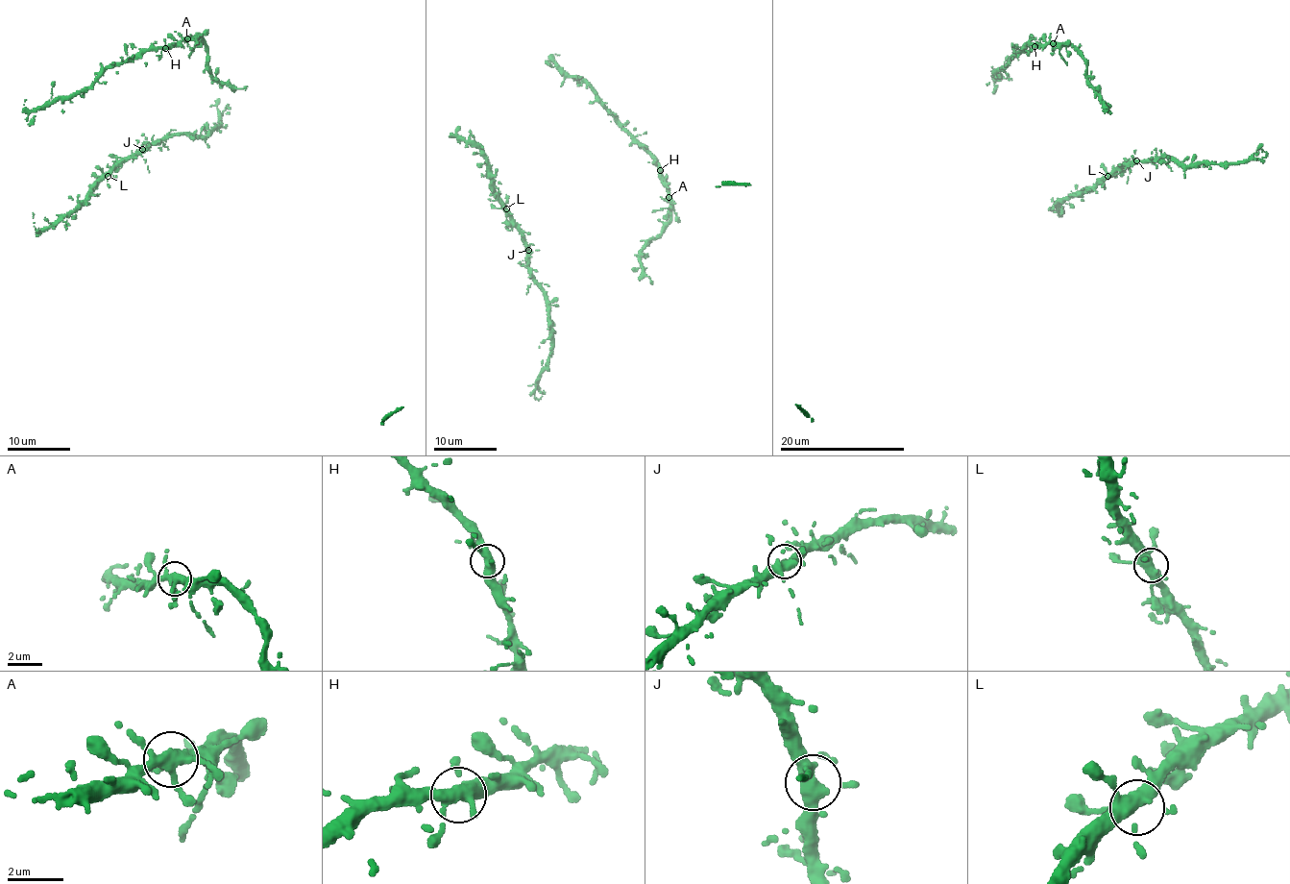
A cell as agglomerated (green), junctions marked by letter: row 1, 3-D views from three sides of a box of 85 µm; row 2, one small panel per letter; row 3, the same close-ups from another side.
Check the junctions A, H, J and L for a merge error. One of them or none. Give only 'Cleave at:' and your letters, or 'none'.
Cleave at: none

